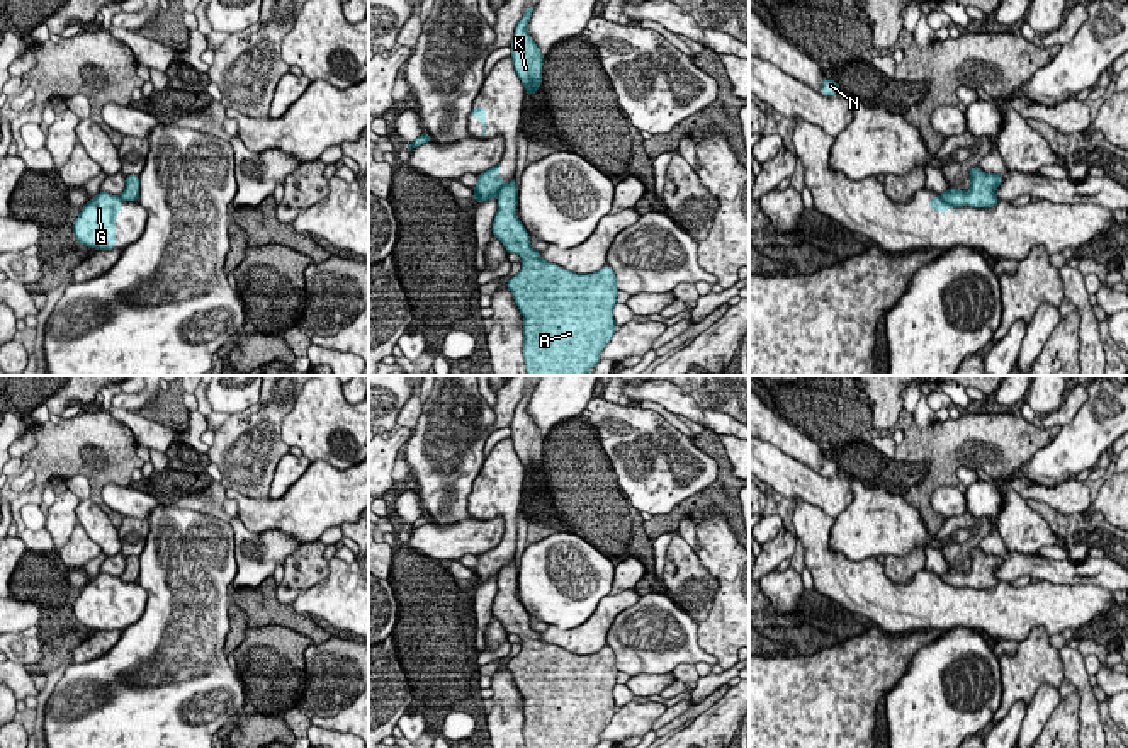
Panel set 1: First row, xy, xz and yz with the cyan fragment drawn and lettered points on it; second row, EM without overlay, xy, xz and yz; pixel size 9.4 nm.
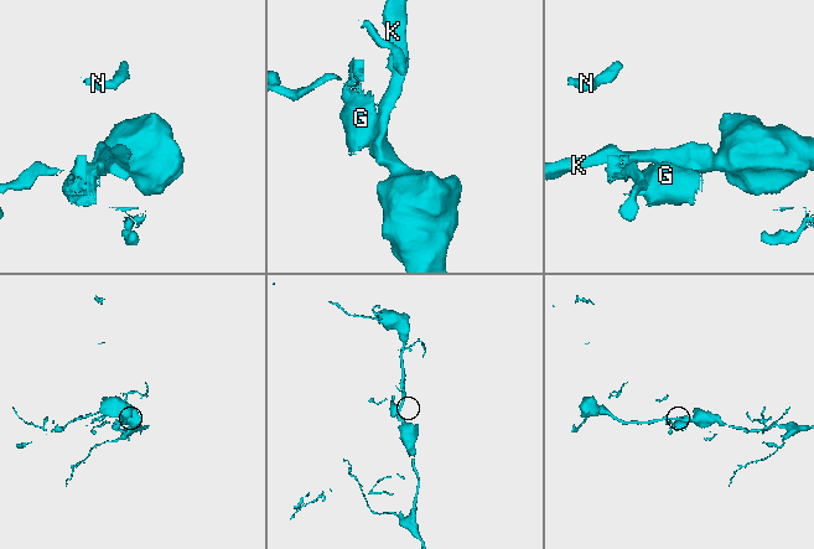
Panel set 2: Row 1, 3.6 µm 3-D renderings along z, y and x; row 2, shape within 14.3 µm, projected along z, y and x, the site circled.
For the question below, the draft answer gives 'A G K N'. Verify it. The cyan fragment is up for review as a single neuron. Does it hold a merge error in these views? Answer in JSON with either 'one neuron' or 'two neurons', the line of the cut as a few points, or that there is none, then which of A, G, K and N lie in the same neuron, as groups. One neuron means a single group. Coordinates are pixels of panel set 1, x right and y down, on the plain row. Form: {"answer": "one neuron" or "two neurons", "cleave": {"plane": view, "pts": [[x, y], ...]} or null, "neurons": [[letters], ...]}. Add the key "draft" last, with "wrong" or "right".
{"answer": "two neurons", "cleave": {"plane": "yz", "pts": [[940, 577], [952, 585]]}, "neurons": [["A", "K"], ["G", "N"]], "draft": "wrong"}

